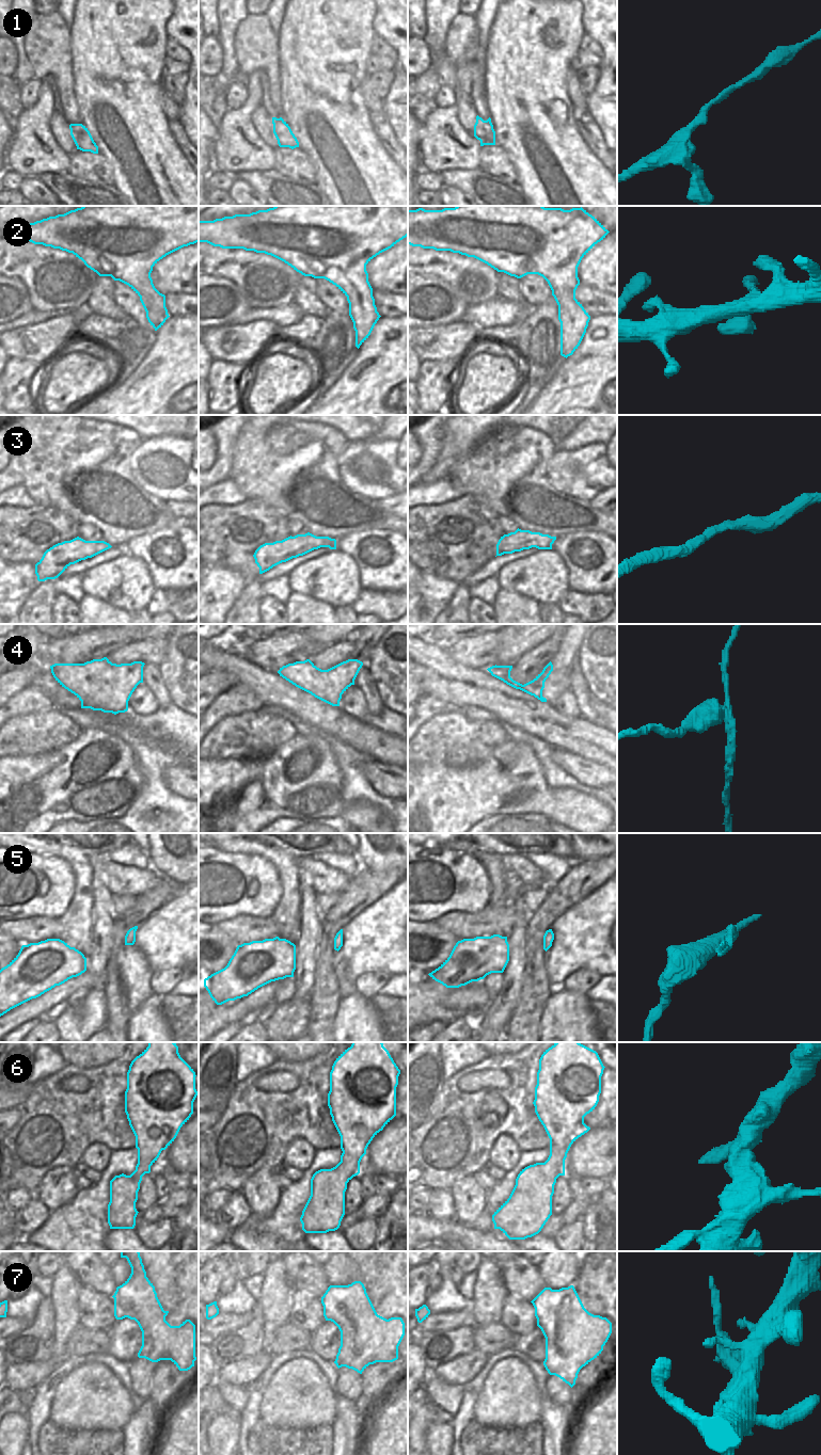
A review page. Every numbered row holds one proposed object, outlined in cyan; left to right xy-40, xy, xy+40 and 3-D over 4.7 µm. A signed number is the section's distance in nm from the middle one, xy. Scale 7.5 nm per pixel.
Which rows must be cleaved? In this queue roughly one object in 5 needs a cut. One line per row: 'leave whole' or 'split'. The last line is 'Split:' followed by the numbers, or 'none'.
1: leave whole
2: leave whole
3: leave whole
4: split
5: leave whole
6: leave whole
7: split
Split: 4, 7

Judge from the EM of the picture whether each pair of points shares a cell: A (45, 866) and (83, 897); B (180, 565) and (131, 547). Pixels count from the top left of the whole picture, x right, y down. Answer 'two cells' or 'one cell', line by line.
A: two cells
B: one cell

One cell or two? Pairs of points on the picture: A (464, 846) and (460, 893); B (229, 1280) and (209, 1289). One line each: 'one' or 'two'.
A: two
B: two

